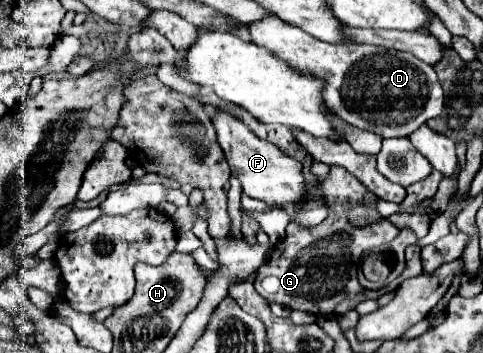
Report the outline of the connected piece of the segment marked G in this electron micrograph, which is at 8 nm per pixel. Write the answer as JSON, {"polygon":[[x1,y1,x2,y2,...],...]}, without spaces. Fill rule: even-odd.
{"polygon":[[332,166,330,178,322,182,322,188,330,200,330,216,310,230,290,222,286,228,286,238,272,248,268,262,258,270,254,288,268,302,278,302,292,310,302,310,314,316,342,316,346,310,356,308,360,300,368,300,376,294,360,286,356,278,358,262,370,246,380,246,394,240,398,236,398,228,386,220,364,228,354,228,348,222,346,214,350,204,364,202,366,206,376,208,376,196,372,196,372,192,368,192,344,168]]}

